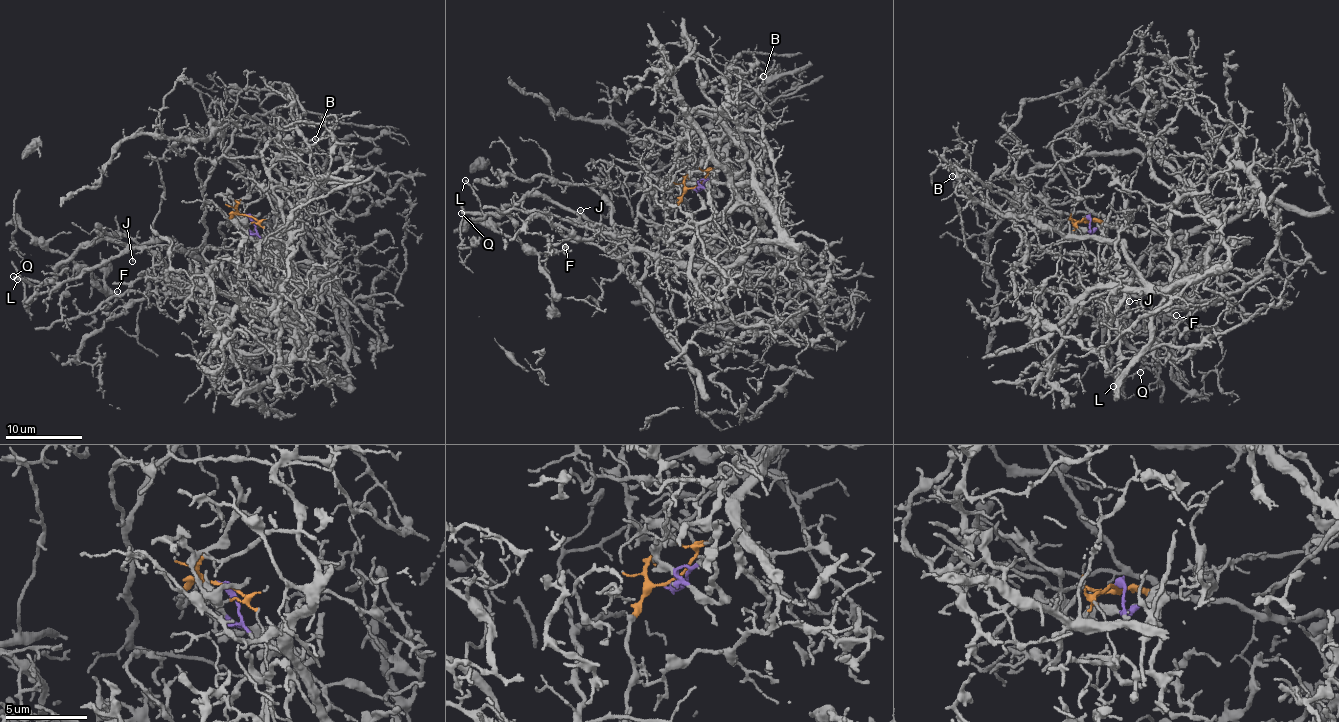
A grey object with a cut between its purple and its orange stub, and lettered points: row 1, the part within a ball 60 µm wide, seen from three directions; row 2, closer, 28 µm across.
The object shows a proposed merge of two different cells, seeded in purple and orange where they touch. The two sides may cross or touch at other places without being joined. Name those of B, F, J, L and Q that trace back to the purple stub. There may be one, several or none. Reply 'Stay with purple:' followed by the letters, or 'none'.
Stay with purple: B, F

